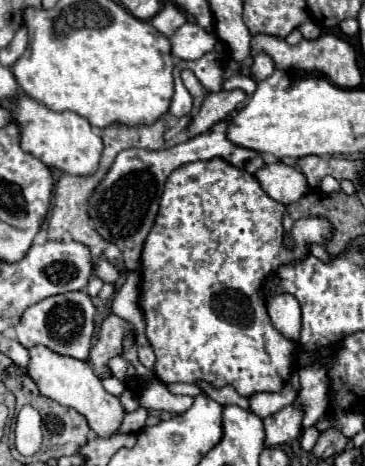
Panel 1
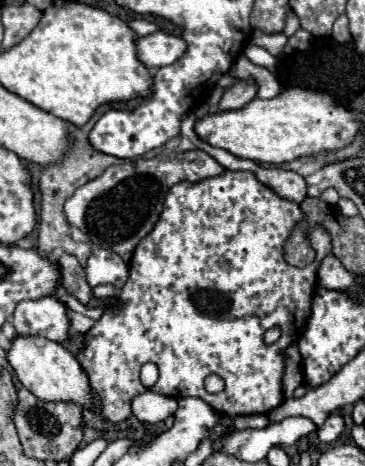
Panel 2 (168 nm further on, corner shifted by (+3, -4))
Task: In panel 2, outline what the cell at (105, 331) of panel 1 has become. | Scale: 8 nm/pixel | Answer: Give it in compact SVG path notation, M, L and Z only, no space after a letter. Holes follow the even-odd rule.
M226 170L220 176L198 180L196 184L184 180L168 190L154 230L136 246L130 260L130 278L118 294L118 304L108 308L88 330L84 346L76 356L90 378L92 390L102 398L104 418L122 422L130 416L130 400L146 390L140 382L140 368L146 362L154 362L160 370L158 382L148 390L172 398L198 396L218 414L266 414L284 400L282 350L298 338L304 320L310 316L312 296L318 286L316 268L326 256L316 256L308 268L286 264L282 246L298 220L302 220L298 204L276 196L252 172ZM252 316L260 322L232 322ZM272 326L280 326L284 336L274 344L266 344L264 332ZM208 374L224 378L224 392L210 394L204 390L204 378Z

